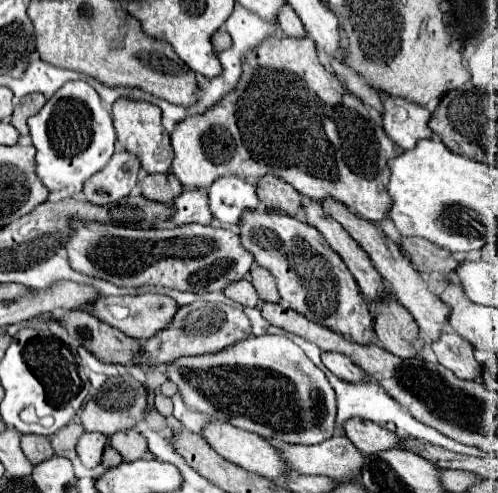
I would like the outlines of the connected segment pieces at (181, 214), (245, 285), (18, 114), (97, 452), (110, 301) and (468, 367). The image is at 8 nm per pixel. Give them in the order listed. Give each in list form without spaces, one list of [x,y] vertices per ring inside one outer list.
[[[192,189],[184,191],[174,201],[174,215],[170,217],[170,223],[186,225],[186,223],[202,223],[210,225],[214,221],[212,211],[208,207],[208,191],[206,189]]]
[[[240,279],[240,281],[234,281],[232,285],[226,287],[226,297],[240,303],[240,305],[246,305],[246,307],[256,307],[258,303],[258,293],[254,289],[254,285],[248,281],[248,279]]]
[[[32,93],[32,95],[24,97],[20,103],[16,103],[14,113],[12,113],[12,125],[18,129],[20,135],[28,135],[26,121],[28,121],[28,117],[36,115],[44,103],[46,103],[46,99],[40,93]]]
[[[84,433],[78,439],[76,453],[78,453],[78,459],[82,461],[84,467],[94,469],[96,465],[100,465],[100,457],[102,457],[104,447],[106,447],[106,435],[102,435],[102,433]]]
[[[142,293],[136,297],[100,297],[96,301],[96,305],[92,305],[92,309],[88,309],[88,311],[96,317],[102,317],[104,323],[120,329],[122,333],[128,333],[136,339],[148,339],[170,325],[170,321],[174,319],[174,315],[178,311],[178,303],[168,295]]]
[[[450,329],[442,333],[440,341],[430,343],[430,347],[438,357],[438,363],[450,369],[458,379],[476,381],[482,375],[482,365],[474,359],[474,347]]]

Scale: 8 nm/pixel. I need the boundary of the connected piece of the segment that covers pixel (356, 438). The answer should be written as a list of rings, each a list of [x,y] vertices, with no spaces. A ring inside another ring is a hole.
[[[348,419],[344,423],[344,431],[348,439],[356,445],[356,449],[362,451],[364,455],[372,455],[382,449],[398,449],[400,443],[400,437],[396,433],[390,433],[384,427],[374,425],[366,419]]]

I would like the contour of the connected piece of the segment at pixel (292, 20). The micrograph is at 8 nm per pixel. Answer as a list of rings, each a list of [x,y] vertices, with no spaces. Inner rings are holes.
[[[284,5],[280,9],[280,13],[278,13],[276,19],[278,19],[278,25],[280,25],[280,29],[282,29],[284,35],[290,35],[290,37],[304,37],[306,35],[304,27],[302,27],[302,21],[296,17],[296,13],[294,13],[292,7]]]

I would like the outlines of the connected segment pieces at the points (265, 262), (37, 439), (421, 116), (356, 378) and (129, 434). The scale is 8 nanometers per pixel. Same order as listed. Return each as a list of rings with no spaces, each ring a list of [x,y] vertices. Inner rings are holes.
[[[256,211],[244,213],[240,229],[244,249],[254,255],[258,265],[266,267],[276,277],[282,303],[286,303],[294,311],[304,313],[310,321],[316,321],[340,335],[350,337],[354,343],[370,343],[370,339],[364,335],[368,329],[372,329],[374,315],[370,313],[368,303],[360,297],[356,281],[348,273],[348,269],[344,269],[338,253],[334,253],[334,249],[312,225],[276,211]]]
[[[22,435],[22,451],[32,465],[38,465],[40,461],[46,461],[54,455],[50,437],[44,435]]]
[[[382,95],[384,103],[384,131],[388,137],[402,147],[404,151],[414,149],[420,139],[430,139],[432,131],[428,127],[430,111],[410,103],[406,99],[394,99],[388,95]]]
[[[322,353],[322,363],[342,381],[348,381],[348,383],[362,383],[366,373],[354,365],[346,355],[340,355],[340,353]]]
[[[124,429],[124,431],[118,431],[118,433],[110,435],[110,443],[112,443],[112,447],[116,447],[116,451],[126,461],[152,459],[152,455],[150,455],[150,451],[146,447],[146,439],[134,429]]]

